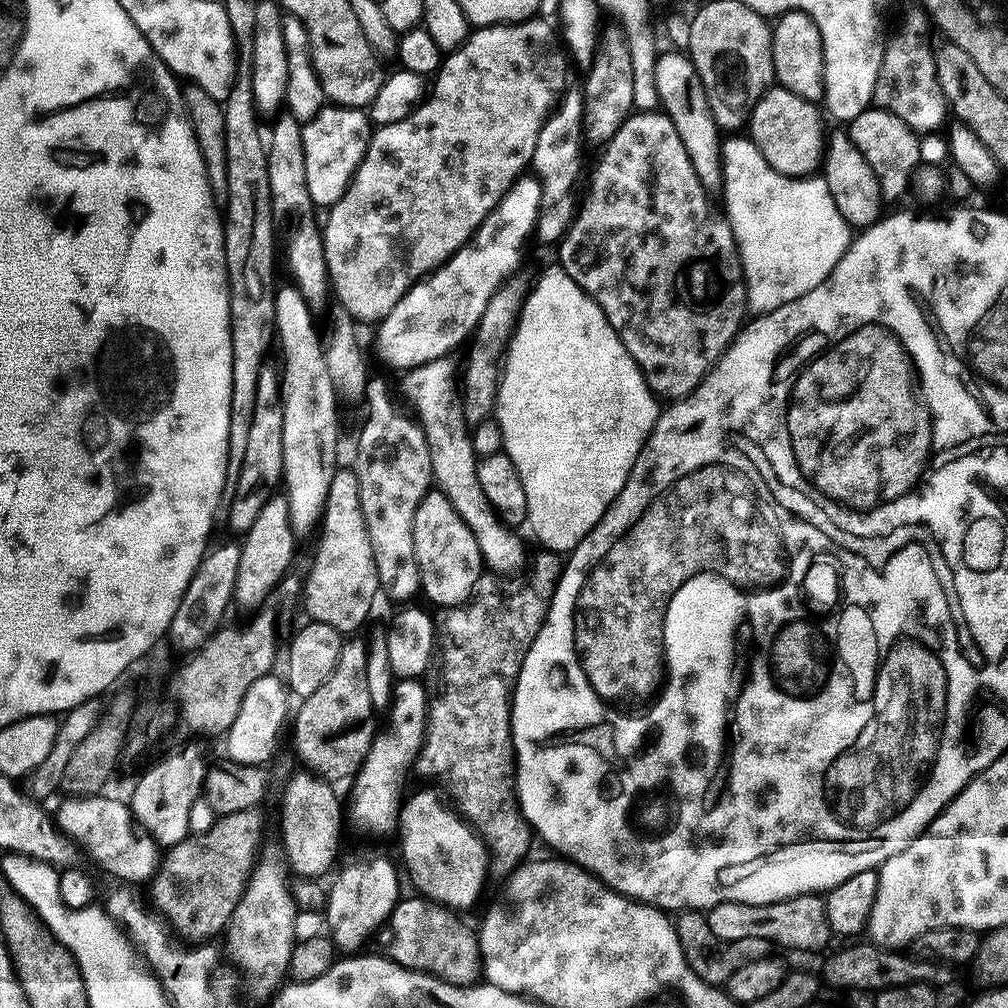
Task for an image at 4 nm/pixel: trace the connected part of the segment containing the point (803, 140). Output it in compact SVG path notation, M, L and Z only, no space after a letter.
M773 86L754 106L746 132L752 145L759 150L762 158L766 158L771 168L778 170L783 176L807 178L821 167L826 155L825 117L822 112L820 117L819 111L821 109L813 101L798 98L798 94L790 90Z

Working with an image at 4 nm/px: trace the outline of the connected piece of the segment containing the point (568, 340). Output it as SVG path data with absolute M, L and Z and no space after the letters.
M553 266L553 268L546 269L531 285L529 294L524 300L524 308L520 312L520 319L516 321L516 331L512 334L512 341L509 342L508 351L502 361L500 391L496 393L494 419L500 424L503 451L507 452L514 462L522 478L522 486L526 490L527 527L532 527L533 534L544 543L543 547L547 551L557 554L571 553L572 549L579 546L582 538L600 521L602 514L614 502L614 498L628 481L628 475L642 450L644 441L654 430L656 419L660 416L662 408L656 403L658 403L656 393L644 381L643 372L626 350L626 346L620 341L620 335L612 329L610 322L604 317L604 311L565 274L563 268Z

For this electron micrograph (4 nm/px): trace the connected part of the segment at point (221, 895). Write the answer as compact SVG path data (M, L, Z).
M247 808L238 814L226 814L225 816L221 816L217 819L215 824L210 826L210 830L190 834L185 840L172 845L171 848L167 849L167 851L163 853L162 859L159 861L158 867L154 873L155 880L157 880L156 885L152 888L152 892L161 900L162 903L168 904L169 910L176 915L176 932L182 939L188 940L184 942L208 942L210 941L208 939L210 939L211 936L216 936L219 932L221 935L221 933L227 929L228 920L231 918L232 911L236 909L238 902L242 898L242 894L248 884L250 871L254 866L254 855L252 856L252 851L255 850L258 844L258 836L260 834L260 816L258 813L259 811L257 811L256 808Z

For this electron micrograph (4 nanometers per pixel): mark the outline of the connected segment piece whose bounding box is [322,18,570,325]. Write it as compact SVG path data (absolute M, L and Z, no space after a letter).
M533 18L521 20L518 24L490 24L477 27L461 48L456 48L443 57L440 70L435 73L431 81L430 95L427 99L417 104L406 118L398 122L381 124L369 135L368 148L364 151L362 162L352 175L352 181L348 183L348 188L338 203L327 209L327 220L322 224L324 257L328 267L330 288L334 293L334 300L336 296L337 302L344 307L341 309L353 321L365 320L366 323L375 325L385 320L390 310L398 306L400 299L415 284L420 283L425 276L435 272L437 268L441 268L459 248L463 248L475 237L484 219L500 205L500 200L512 189L516 180L525 175L526 169L532 162L534 146L538 146L538 134L565 91L564 83L568 80L569 57L558 39L557 29L555 27L552 29L548 24L551 23L547 19Z

